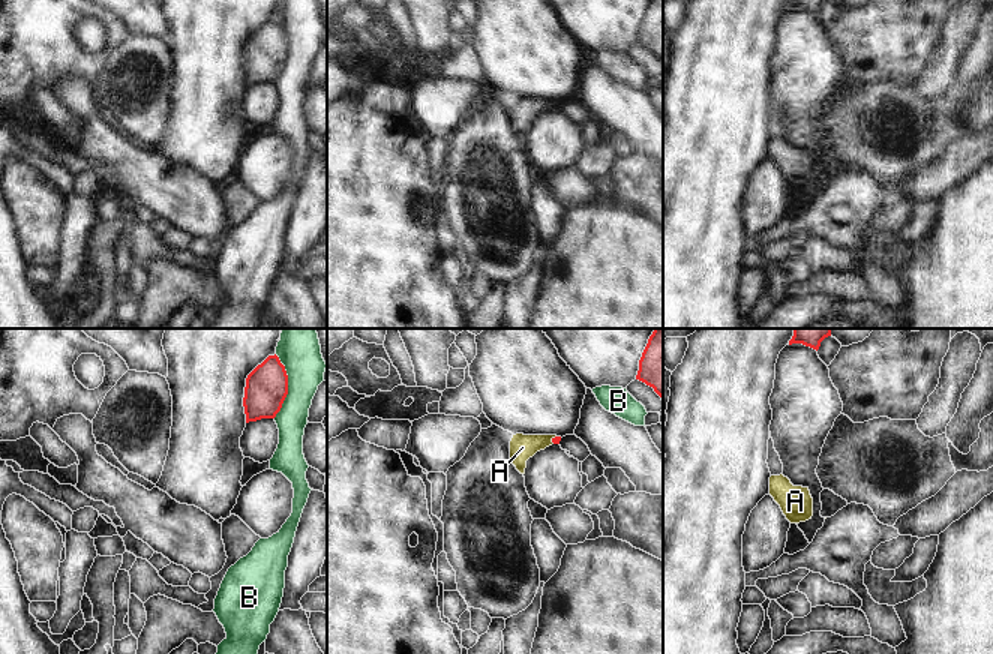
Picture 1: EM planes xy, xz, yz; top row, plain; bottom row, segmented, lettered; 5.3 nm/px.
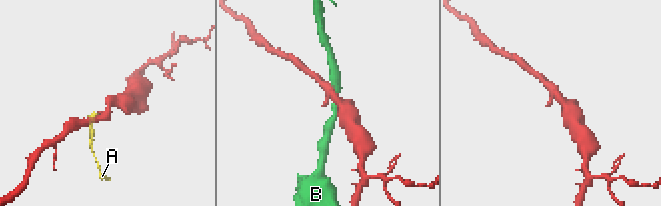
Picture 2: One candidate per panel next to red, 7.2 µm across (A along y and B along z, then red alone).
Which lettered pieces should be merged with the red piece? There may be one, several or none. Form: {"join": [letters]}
{"join": ["A"]}

